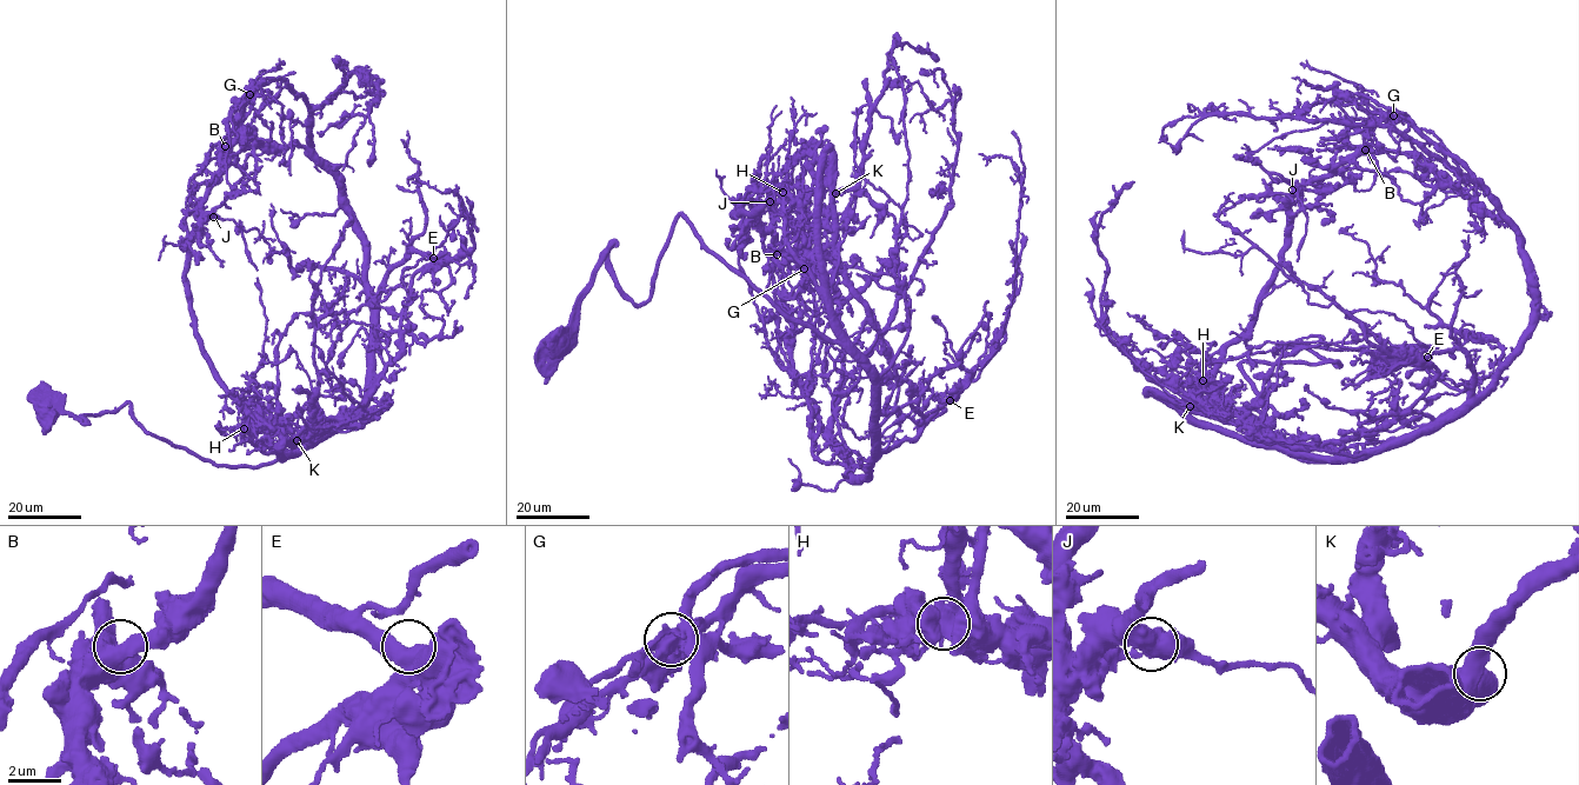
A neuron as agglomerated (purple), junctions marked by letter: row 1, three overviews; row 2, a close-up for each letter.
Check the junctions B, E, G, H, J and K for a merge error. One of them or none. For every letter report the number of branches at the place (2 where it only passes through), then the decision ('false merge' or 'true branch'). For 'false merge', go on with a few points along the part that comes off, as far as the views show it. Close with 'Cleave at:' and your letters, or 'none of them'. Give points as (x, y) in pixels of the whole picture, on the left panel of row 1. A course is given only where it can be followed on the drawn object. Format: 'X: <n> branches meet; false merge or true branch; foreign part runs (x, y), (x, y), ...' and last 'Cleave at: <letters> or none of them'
B: 2 branches meet; true branch
E: 2 branches meet; true branch
G: 2 branches meet; false merge; foreign part runs (248, 93), (250, 97), (267, 91), (281, 105), (280, 126), (286, 151), (284, 161), (288, 170)
H: 2 branches meet; true branch
J: 2 branches meet; true branch
K: 2 branches meet; true branch
Cleave at: G

